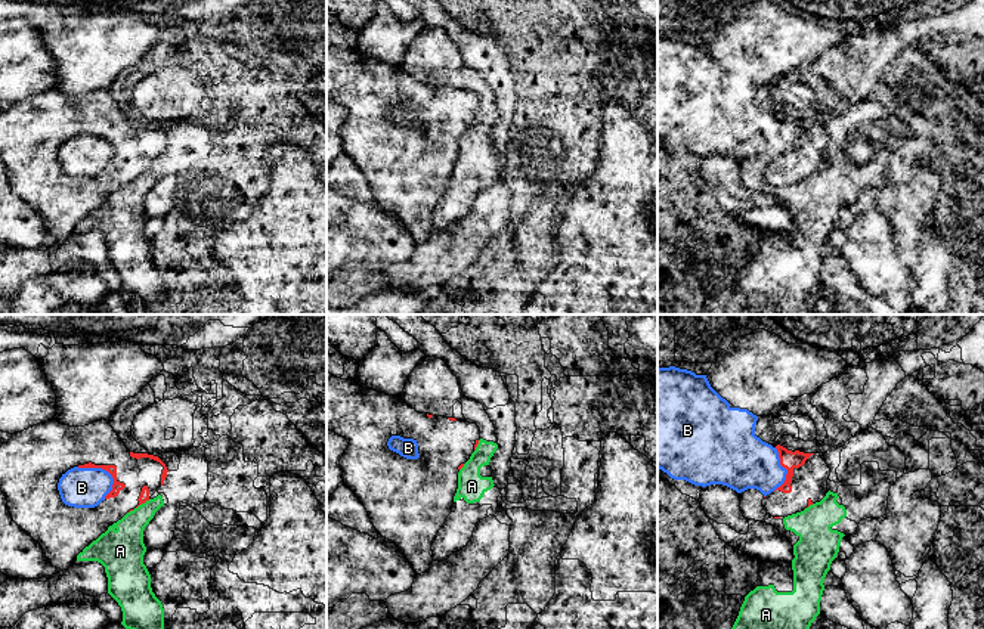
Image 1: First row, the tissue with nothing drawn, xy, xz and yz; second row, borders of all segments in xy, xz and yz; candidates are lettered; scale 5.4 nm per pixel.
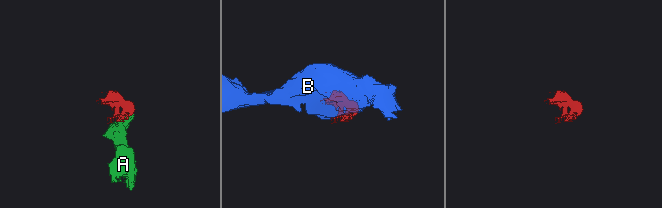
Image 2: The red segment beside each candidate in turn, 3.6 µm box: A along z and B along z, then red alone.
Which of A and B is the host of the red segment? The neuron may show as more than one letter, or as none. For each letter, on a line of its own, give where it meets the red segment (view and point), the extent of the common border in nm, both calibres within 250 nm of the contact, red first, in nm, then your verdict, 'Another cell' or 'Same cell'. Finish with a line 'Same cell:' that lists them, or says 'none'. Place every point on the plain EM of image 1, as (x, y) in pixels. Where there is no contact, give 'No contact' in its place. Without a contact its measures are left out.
A: Touches red at xy (142, 172). Shared border 90 nm. Thickness 50 nm (red) against 190 nm. Another cell
B: Touches red at xy (105, 139). Shared border 240 nm. Thickness 60 nm (red) against 220 nm. Another cell
Same cell: none

